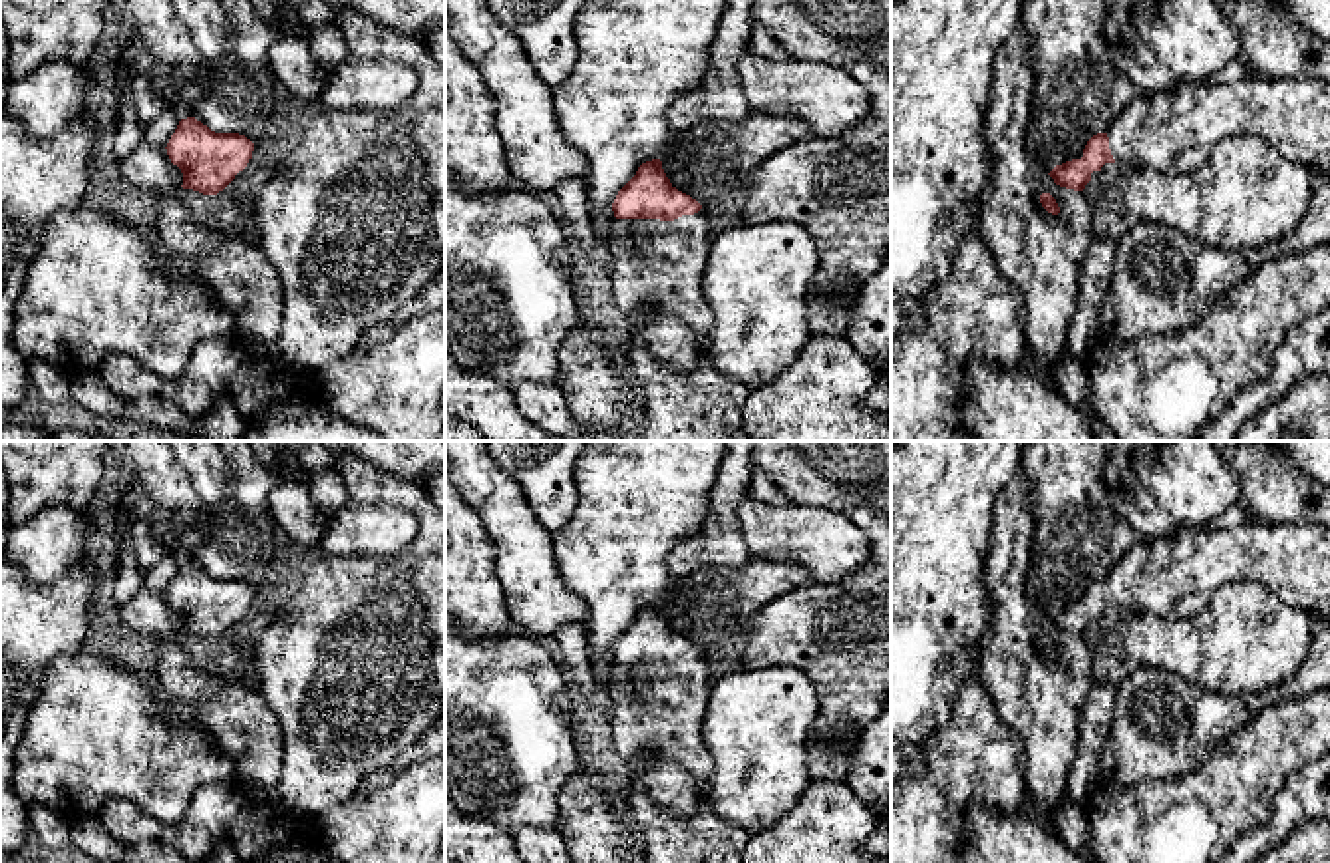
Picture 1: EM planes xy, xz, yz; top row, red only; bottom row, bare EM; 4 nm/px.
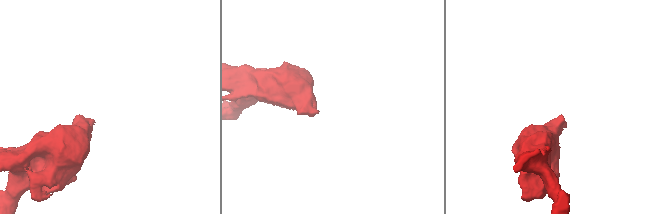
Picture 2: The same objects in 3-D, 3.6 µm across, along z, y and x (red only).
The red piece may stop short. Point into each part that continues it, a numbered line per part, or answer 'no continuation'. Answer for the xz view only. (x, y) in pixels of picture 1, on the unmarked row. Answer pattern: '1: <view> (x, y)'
1: xz (657, 708)

